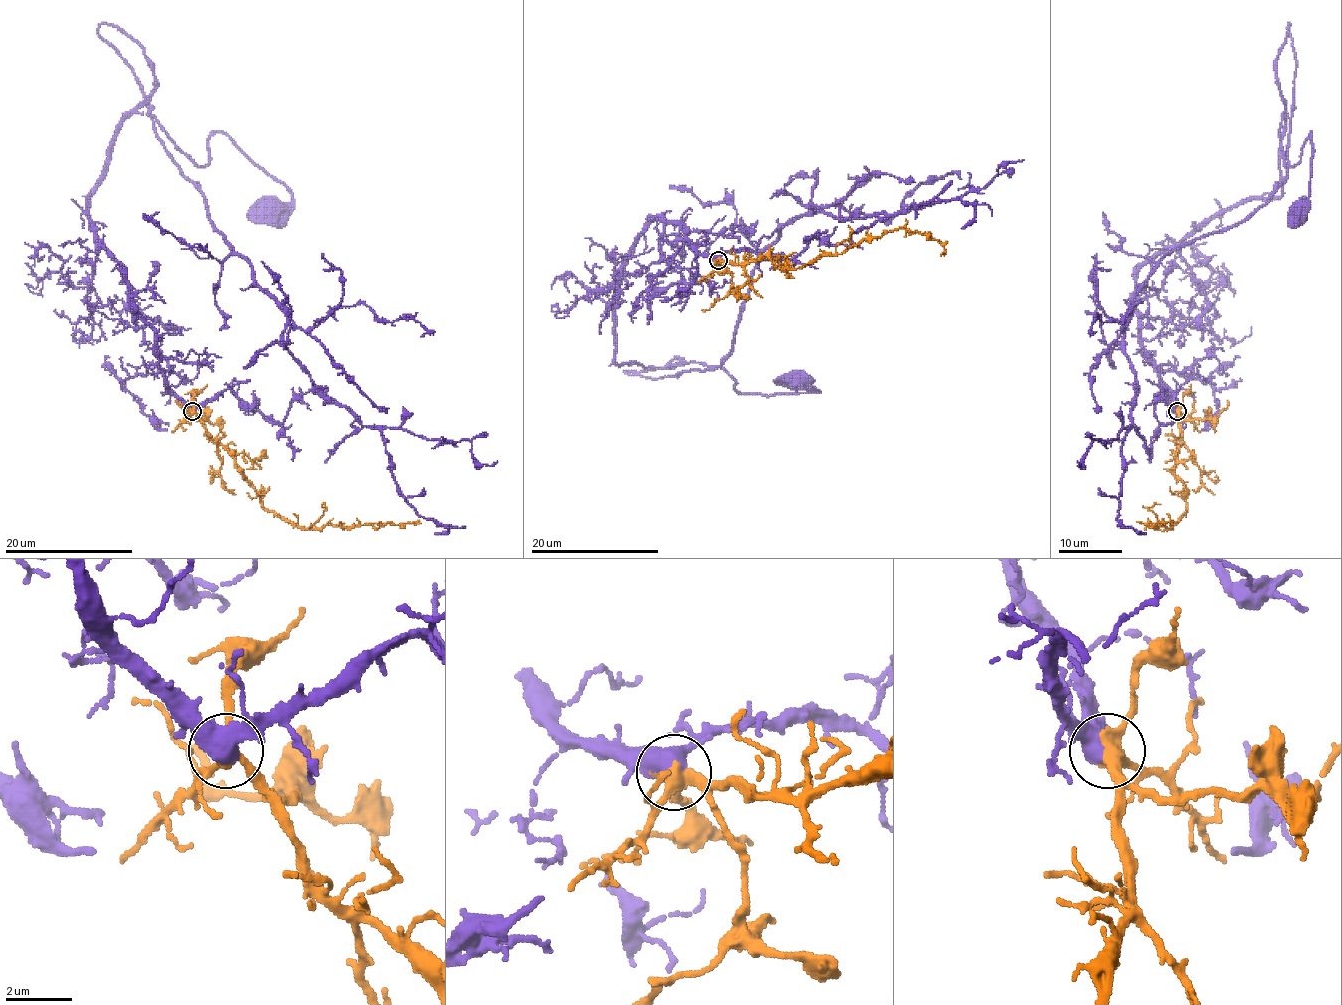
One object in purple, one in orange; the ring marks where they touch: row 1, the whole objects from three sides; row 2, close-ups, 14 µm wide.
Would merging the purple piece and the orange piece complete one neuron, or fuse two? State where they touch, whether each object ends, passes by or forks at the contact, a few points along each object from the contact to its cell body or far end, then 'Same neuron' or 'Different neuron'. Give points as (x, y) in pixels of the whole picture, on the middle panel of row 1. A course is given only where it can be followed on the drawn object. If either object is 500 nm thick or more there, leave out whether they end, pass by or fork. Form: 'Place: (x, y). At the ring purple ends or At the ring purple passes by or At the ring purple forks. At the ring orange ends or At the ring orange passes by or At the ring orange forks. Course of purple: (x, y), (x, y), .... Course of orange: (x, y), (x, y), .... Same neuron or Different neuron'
Place: (718, 260). Course of purple: (719, 260), (681, 223), (653, 219), (625, 263), (615, 359), (720, 365), (743, 394), (818, 391), (799, 381). Course of orange: (719, 260), (749, 263), (767, 257), (781, 268), (800, 268), (904, 227), (934, 238), (944, 247), (941, 255). Same neuron

